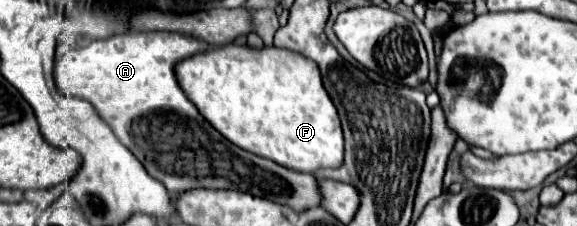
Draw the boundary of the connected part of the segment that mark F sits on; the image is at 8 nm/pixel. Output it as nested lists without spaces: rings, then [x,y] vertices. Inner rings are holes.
[[[226,45],[222,49],[210,49],[206,53],[198,53],[190,59],[184,59],[176,65],[176,77],[180,81],[180,85],[184,87],[184,93],[190,97],[190,101],[198,107],[198,111],[228,139],[232,141],[234,145],[242,147],[244,151],[250,151],[254,155],[260,155],[260,157],[266,157],[270,161],[276,161],[278,165],[284,165],[288,169],[294,169],[294,171],[300,171],[300,173],[314,173],[314,169],[324,169],[324,167],[330,167],[330,169],[338,169],[342,163],[344,163],[344,137],[342,137],[342,129],[340,129],[340,119],[338,119],[338,111],[334,107],[334,103],[330,101],[326,89],[322,87],[322,79],[320,79],[320,71],[318,71],[318,65],[294,51],[288,51],[288,49],[276,49],[276,47],[264,47],[264,49],[250,49],[250,47],[240,47],[240,45]]]

